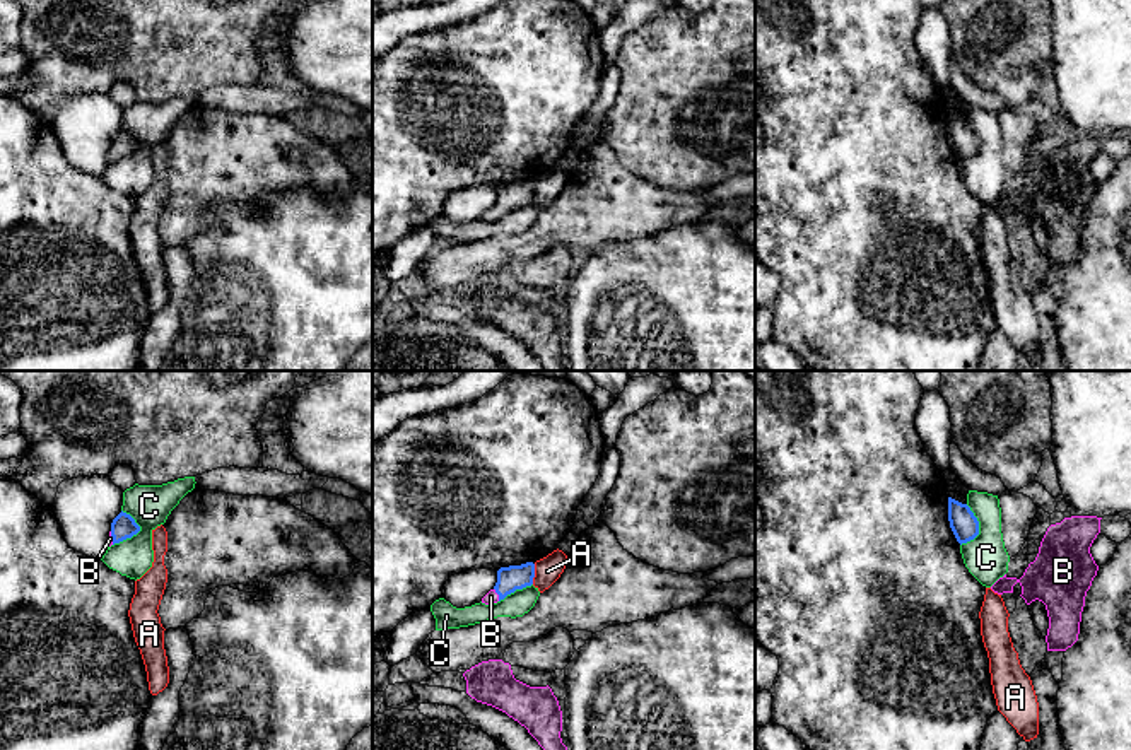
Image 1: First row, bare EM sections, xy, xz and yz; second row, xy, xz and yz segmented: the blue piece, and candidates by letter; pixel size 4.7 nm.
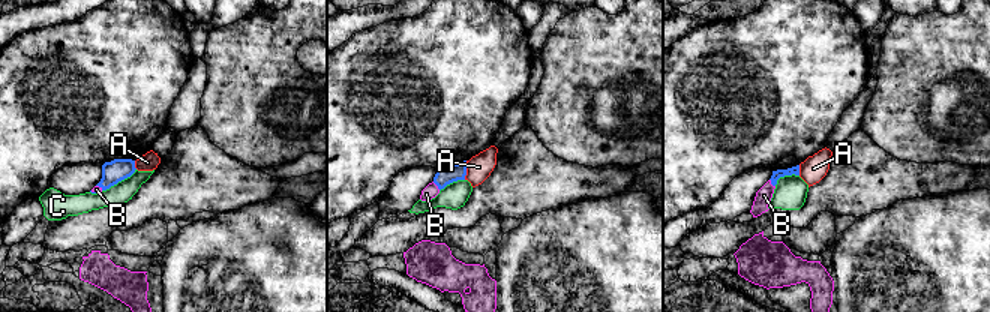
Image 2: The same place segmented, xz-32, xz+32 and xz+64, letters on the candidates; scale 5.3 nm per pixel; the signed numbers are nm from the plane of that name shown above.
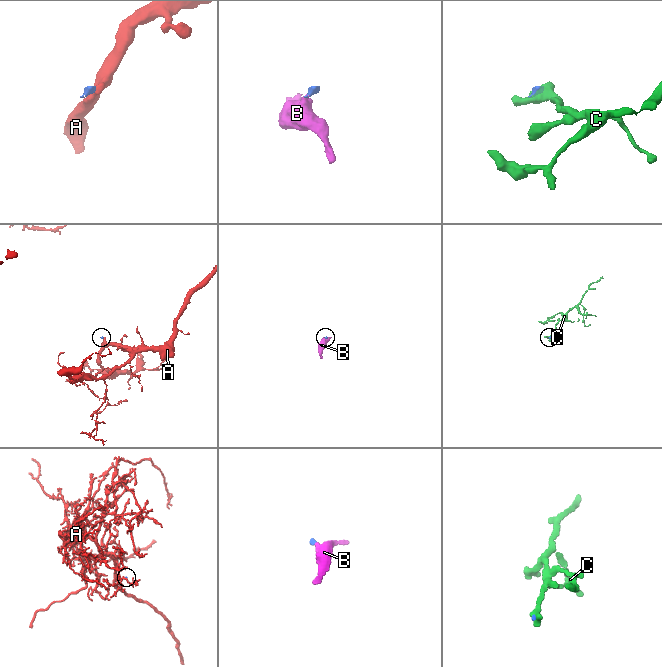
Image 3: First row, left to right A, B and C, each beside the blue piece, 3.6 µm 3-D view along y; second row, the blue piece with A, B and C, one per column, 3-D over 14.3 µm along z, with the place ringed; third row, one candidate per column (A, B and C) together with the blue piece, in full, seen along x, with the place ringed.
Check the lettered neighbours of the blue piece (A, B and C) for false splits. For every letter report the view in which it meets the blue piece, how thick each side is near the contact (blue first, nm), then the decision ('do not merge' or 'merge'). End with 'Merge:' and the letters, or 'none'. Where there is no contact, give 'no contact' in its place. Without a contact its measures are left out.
A: xz | 120/120 nm | do not merge
B: xz | 120/60 nm | merge
C: xy | 120/190 nm | do not merge
Merge: B

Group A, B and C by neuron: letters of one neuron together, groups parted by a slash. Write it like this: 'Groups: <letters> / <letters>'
Groups: A / B / C

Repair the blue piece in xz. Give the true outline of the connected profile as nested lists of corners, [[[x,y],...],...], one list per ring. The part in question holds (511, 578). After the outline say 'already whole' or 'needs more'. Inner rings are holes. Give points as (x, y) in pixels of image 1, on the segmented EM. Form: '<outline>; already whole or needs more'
[[[526,562],[521,565],[501,567],[497,571],[495,586],[482,598],[482,603],[494,605],[494,603],[504,600],[507,595],[514,593],[516,589],[531,586],[533,577],[535,577],[535,564],[533,562]]]; needs more

